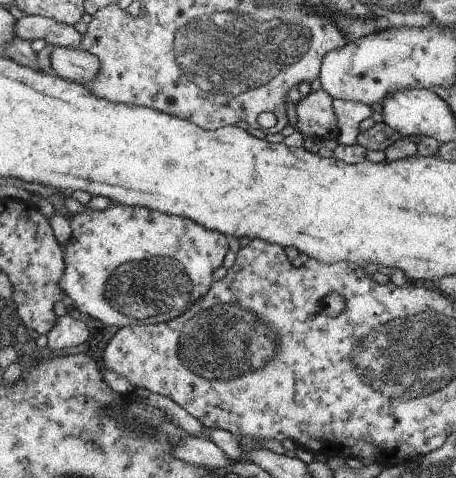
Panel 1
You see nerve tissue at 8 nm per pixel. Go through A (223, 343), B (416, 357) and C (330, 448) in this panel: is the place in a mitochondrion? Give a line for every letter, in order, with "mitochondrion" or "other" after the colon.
A: mitochondrion
B: mitochondrion
C: other

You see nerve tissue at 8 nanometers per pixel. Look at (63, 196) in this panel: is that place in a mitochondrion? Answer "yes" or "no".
no

